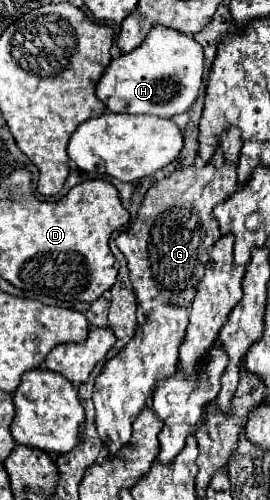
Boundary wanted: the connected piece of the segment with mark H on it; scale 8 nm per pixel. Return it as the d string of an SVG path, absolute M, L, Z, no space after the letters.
M156 26L144 38L144 42L128 54L114 58L98 80L96 94L112 112L128 112L128 114L152 114L160 118L172 118L186 112L198 98L204 76L204 48L194 42L192 34L180 34L166 26Z

